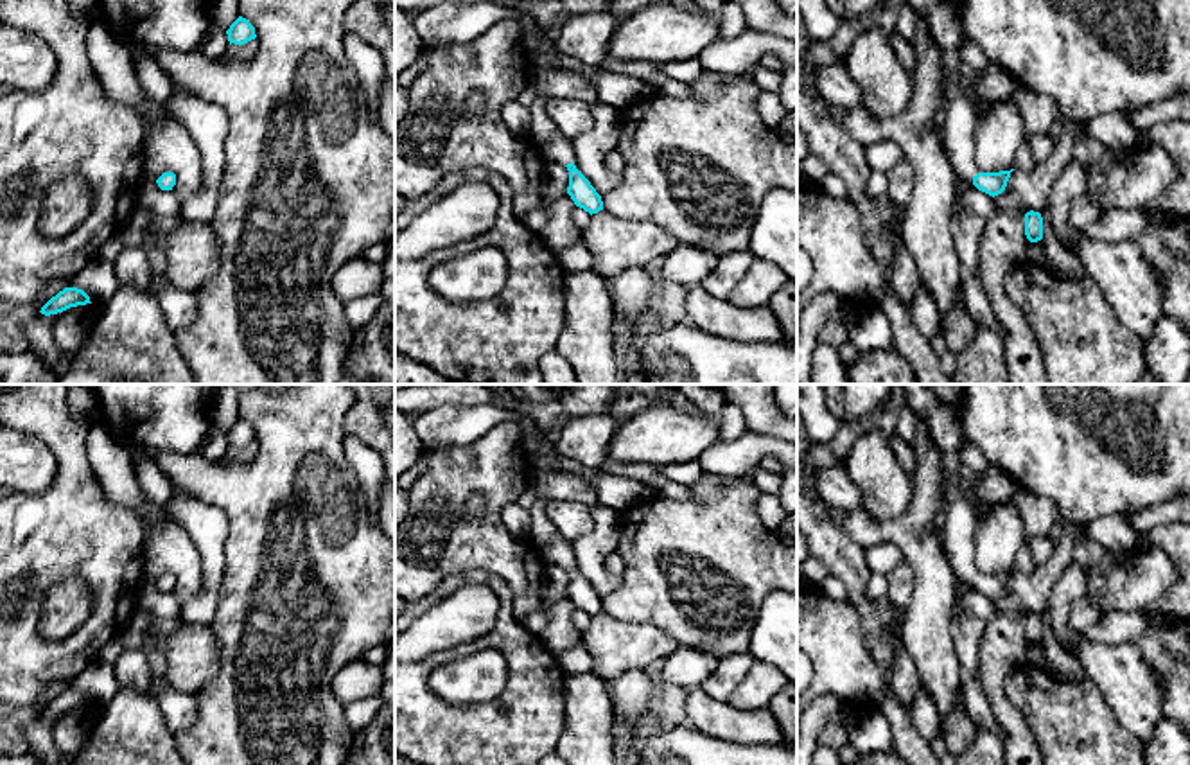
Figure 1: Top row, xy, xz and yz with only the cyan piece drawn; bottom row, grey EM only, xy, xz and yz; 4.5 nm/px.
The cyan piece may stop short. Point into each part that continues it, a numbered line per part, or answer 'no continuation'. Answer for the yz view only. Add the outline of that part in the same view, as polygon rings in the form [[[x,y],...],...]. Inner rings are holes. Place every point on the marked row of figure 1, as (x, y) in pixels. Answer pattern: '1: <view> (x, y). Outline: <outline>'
1: yz (957, 124). Outline: [[[966,95],[944,102],[937,131],[955,174],[976,176],[980,172],[975,162],[975,133],[980,117],[978,102]]]

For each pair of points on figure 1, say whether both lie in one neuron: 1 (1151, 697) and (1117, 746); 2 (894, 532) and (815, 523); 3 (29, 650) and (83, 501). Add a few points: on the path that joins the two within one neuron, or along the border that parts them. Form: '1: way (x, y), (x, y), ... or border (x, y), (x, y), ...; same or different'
1: border (1102, 697), (1115, 719), (1144, 742); different
2: border (839, 525), (864, 548); different
3: way (76, 645), (103, 618), (103, 548); same

